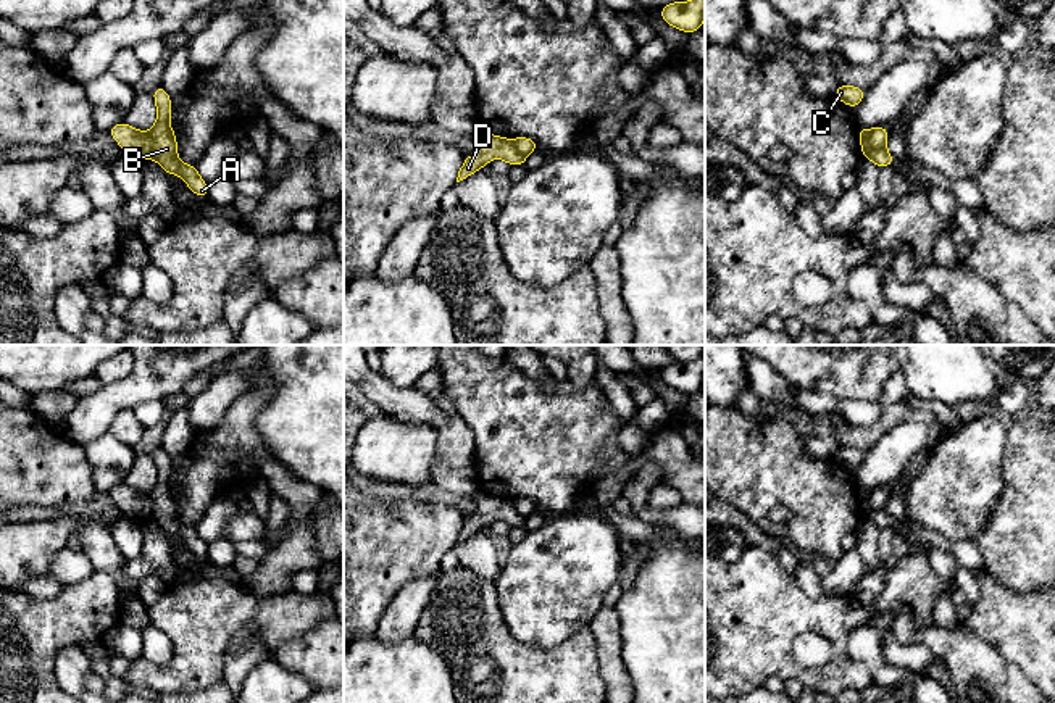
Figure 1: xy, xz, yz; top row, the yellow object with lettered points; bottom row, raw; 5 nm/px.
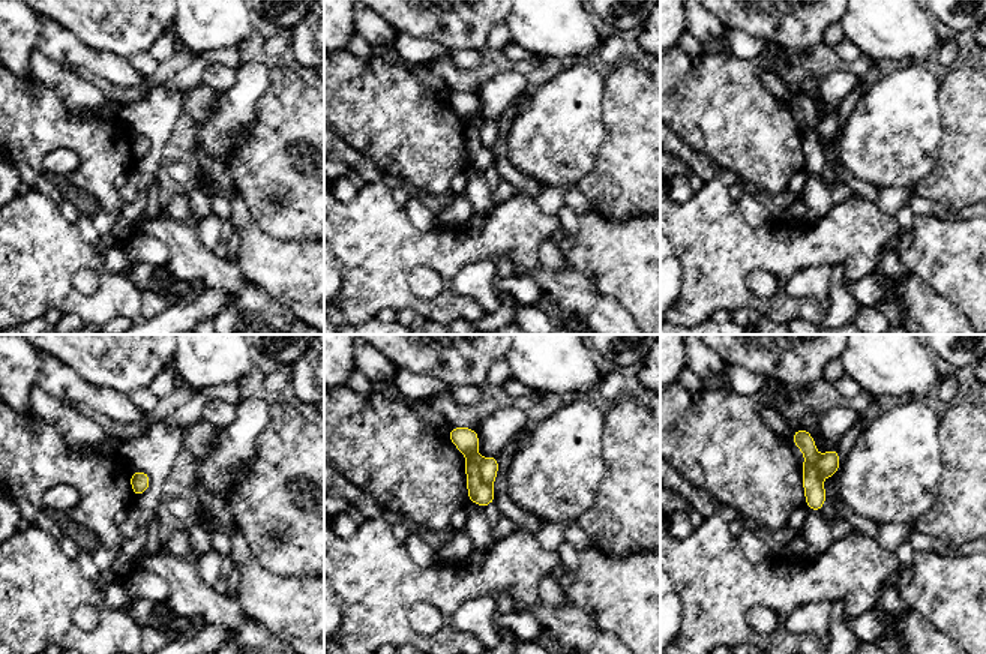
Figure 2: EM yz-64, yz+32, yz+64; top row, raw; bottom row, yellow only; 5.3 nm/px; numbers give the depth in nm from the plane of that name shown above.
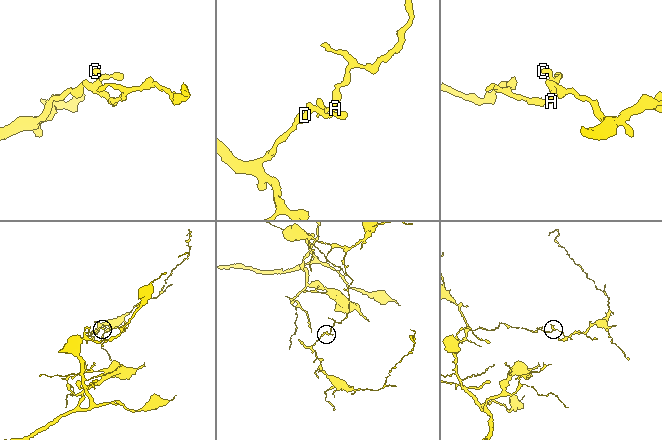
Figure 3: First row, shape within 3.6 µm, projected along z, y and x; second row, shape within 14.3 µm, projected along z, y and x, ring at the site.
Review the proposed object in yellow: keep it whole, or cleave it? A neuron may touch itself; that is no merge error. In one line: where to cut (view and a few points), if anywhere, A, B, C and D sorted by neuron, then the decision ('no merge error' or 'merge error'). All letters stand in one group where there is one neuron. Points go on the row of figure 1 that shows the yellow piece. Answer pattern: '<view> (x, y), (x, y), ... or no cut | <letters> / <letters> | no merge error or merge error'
yz (868, 131), (867, 144), (873, 149), (884, 149) | A B C / D | merge error

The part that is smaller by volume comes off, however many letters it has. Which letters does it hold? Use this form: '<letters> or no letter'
D

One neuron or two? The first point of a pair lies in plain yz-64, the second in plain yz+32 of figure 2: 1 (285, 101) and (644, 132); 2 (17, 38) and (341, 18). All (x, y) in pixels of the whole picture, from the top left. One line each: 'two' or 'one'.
1: one
2: one

